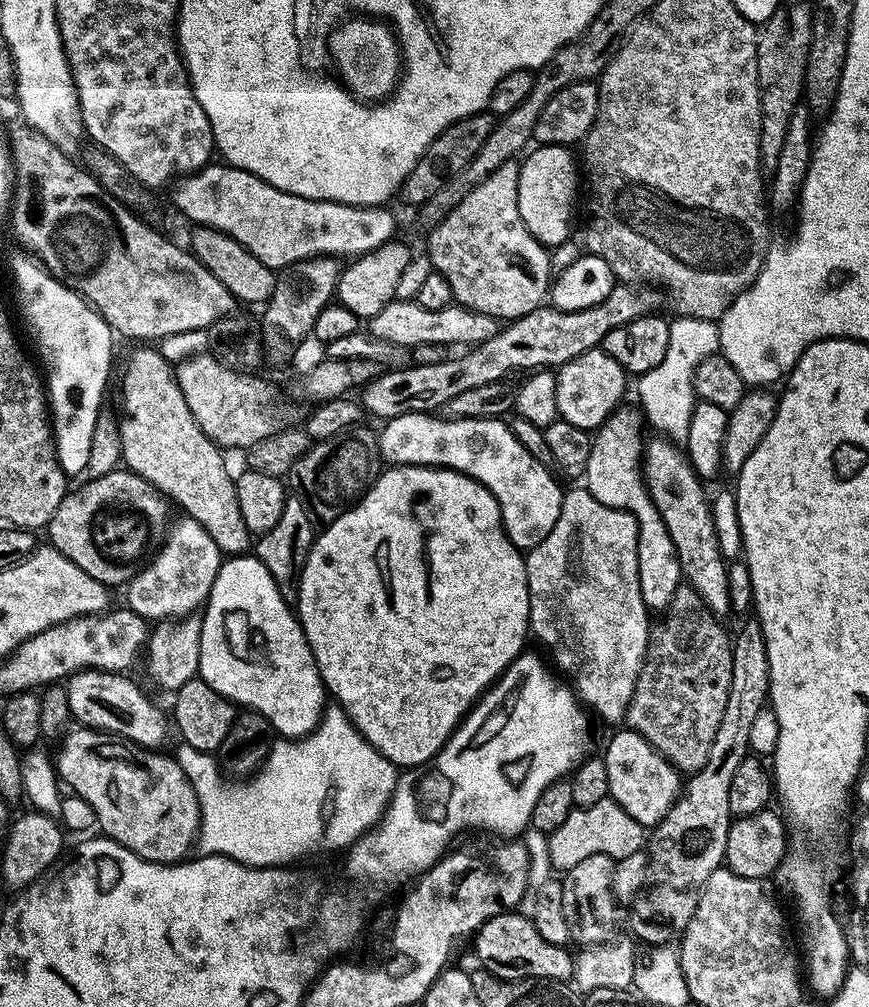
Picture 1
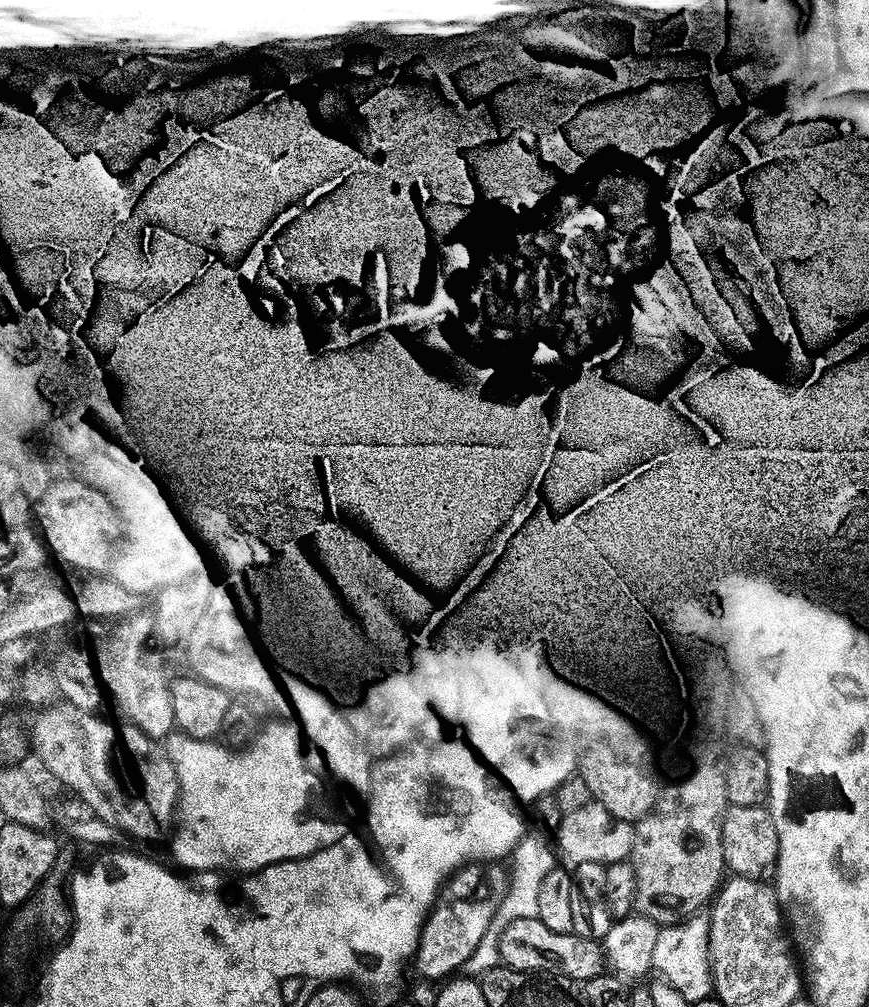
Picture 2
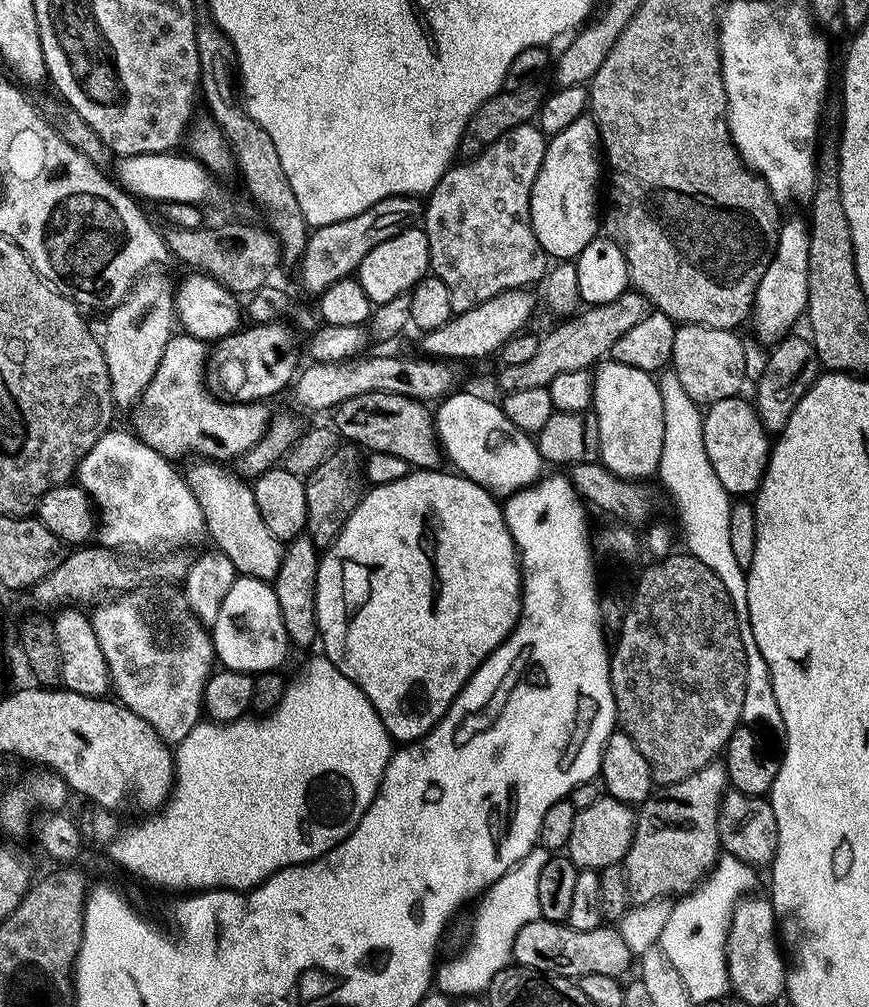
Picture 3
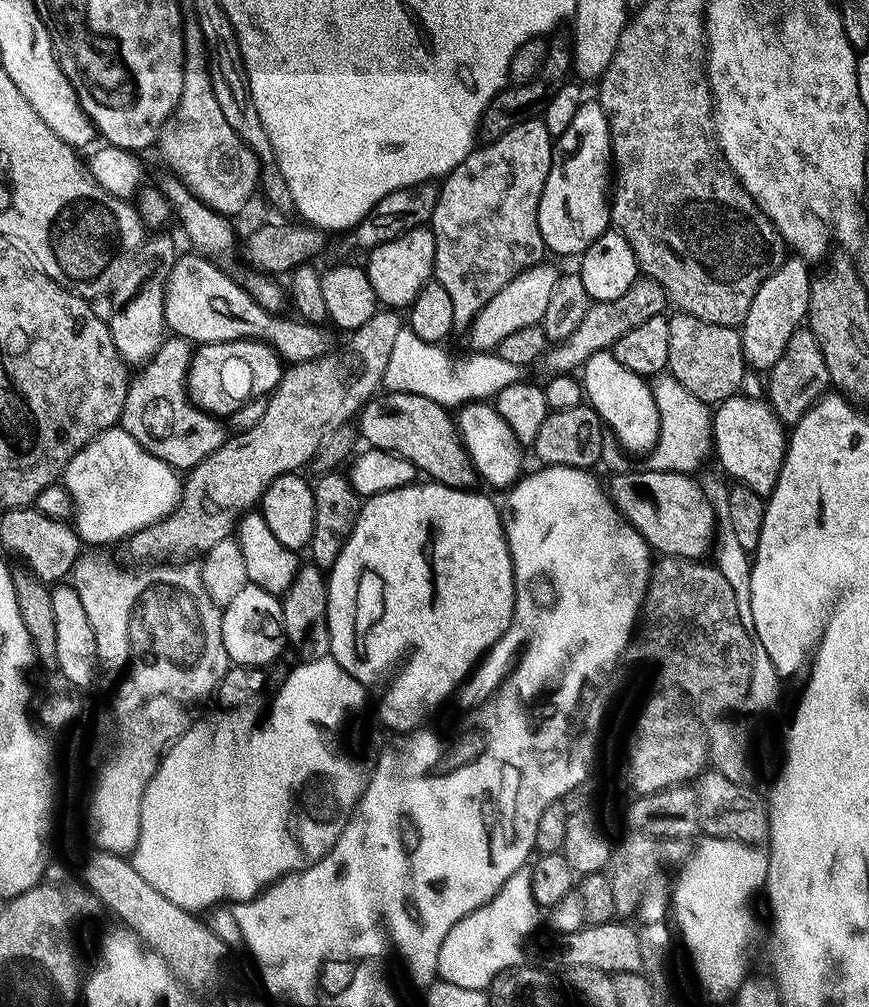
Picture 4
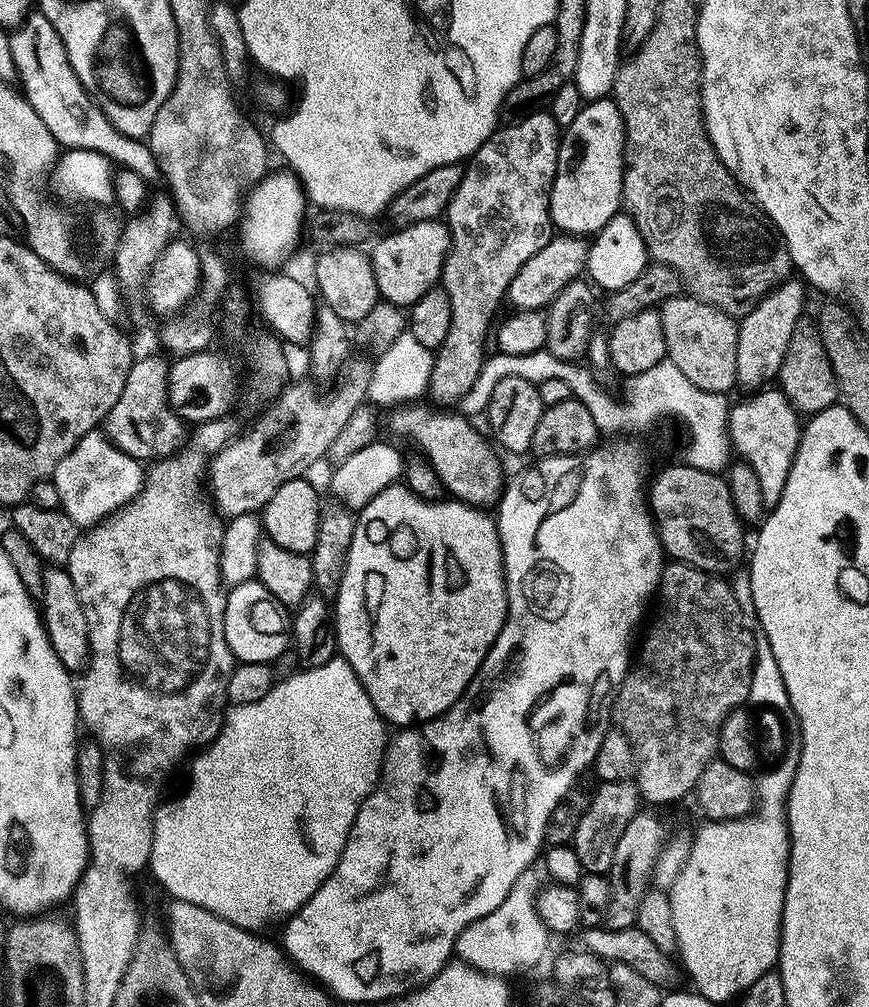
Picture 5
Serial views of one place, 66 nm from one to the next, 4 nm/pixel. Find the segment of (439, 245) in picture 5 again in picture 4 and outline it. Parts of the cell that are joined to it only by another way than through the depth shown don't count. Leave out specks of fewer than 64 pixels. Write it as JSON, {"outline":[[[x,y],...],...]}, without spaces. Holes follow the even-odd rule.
{"outline":[[[431,227],[412,228],[393,240],[377,244],[367,253],[366,271],[370,278],[370,286],[374,286],[377,301],[385,309],[404,310],[412,305],[414,298],[422,290],[422,286],[433,279],[434,273],[434,234]]]}

